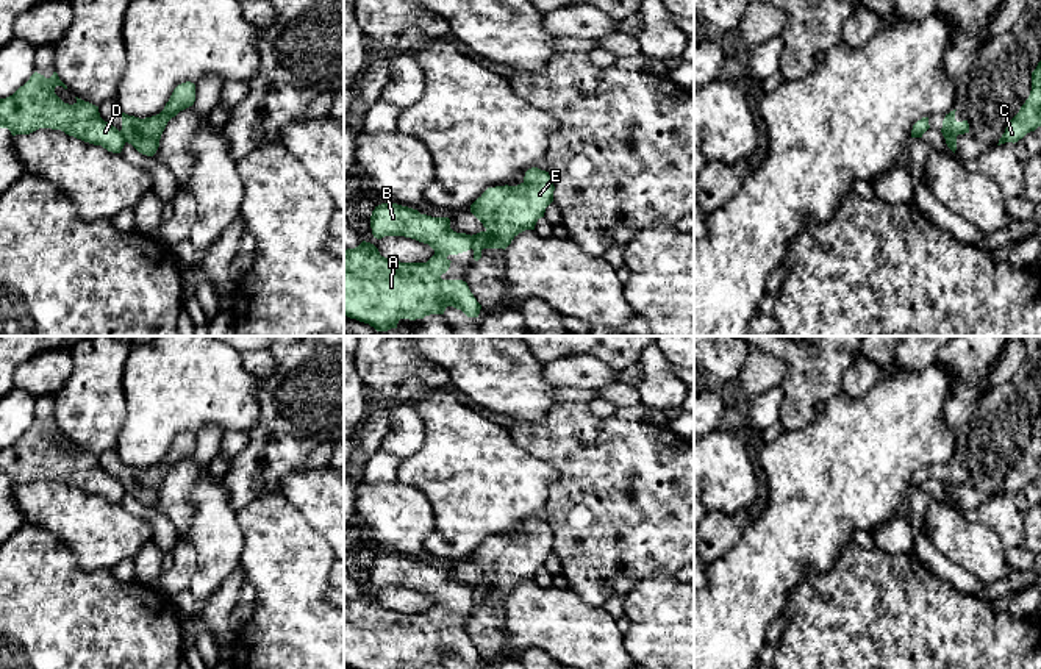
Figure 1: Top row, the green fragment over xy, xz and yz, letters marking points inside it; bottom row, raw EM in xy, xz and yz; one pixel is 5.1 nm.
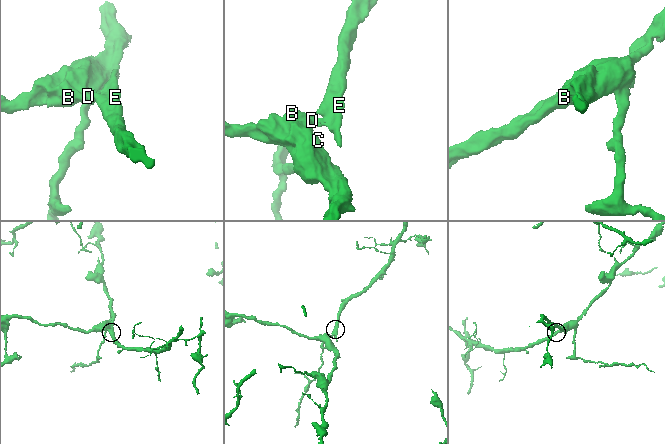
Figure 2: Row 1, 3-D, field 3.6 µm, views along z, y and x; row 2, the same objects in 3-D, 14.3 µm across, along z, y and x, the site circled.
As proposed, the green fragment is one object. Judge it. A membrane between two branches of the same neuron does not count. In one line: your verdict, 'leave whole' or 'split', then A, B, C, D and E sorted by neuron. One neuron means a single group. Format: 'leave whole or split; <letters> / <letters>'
split; A B C D / E

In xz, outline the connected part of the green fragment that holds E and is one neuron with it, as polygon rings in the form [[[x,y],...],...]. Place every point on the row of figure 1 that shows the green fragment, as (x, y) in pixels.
[[[531,167],[517,186],[488,188],[472,205],[470,213],[486,228],[472,234],[474,259],[483,249],[506,249],[525,230],[535,230],[553,202],[553,181],[549,172]]]

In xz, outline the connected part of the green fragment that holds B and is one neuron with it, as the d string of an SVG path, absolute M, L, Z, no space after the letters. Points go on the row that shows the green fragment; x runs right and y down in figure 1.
M381 203L370 216L372 234L405 236L428 244L435 255L427 263L391 261L363 241L344 250L344 316L369 324L377 331L397 328L400 319L444 314L447 306L478 317L481 305L463 280L442 280L449 255L472 249L472 236L450 228L449 217L431 217L397 203Z

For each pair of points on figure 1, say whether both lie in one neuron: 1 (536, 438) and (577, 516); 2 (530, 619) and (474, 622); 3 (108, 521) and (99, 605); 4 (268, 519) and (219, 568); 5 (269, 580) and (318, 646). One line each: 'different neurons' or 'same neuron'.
1: same neuron
2: different neurons
3: different neurons
4: different neurons
5: same neuron

